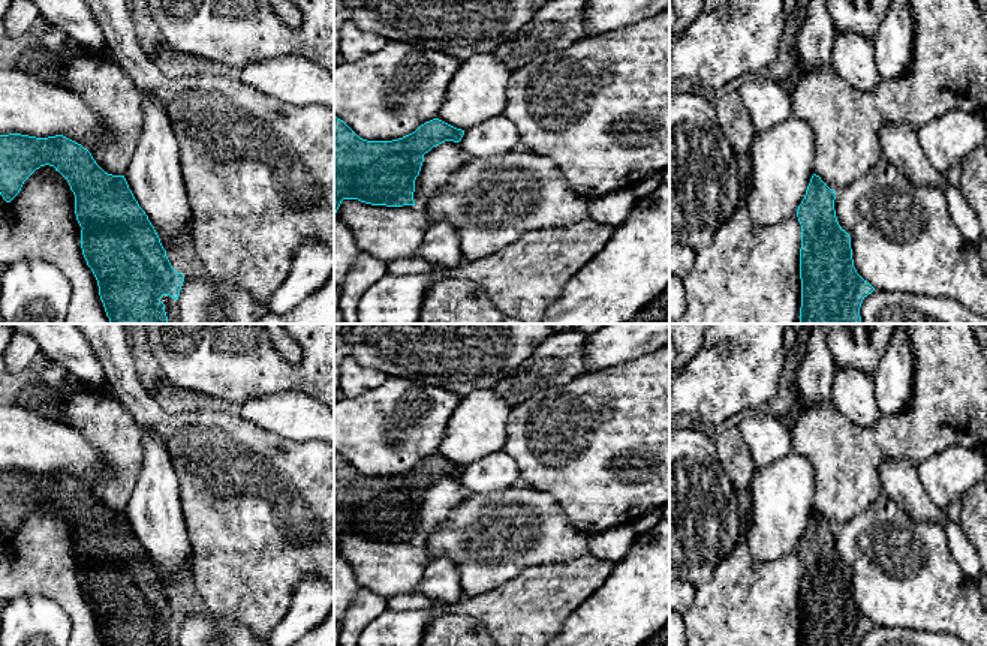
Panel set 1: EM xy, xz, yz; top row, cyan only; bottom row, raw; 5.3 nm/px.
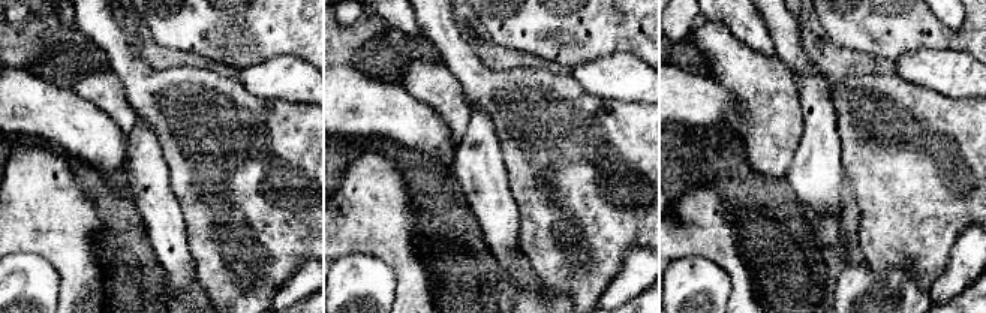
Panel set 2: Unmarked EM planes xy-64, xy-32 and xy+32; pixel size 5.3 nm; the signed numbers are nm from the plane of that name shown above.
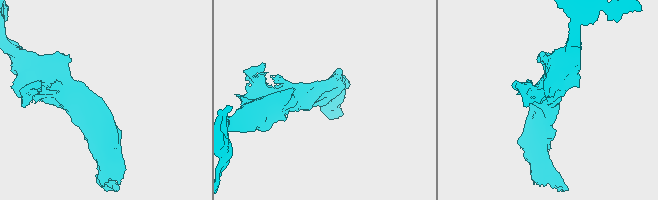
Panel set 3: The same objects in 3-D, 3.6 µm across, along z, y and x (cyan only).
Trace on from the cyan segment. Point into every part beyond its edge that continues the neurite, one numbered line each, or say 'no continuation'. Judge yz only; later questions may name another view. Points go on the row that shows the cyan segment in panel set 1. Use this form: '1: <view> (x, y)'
no continuation

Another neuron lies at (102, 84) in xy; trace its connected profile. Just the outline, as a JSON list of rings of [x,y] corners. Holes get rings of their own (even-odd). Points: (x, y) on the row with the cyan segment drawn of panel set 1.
[[[51,25],[39,34],[39,46],[64,61],[61,85],[78,94],[115,138],[111,144],[99,144],[88,150],[93,159],[105,172],[124,175],[144,129],[142,93],[114,60],[87,55],[79,48],[70,48],[67,39],[63,30]]]

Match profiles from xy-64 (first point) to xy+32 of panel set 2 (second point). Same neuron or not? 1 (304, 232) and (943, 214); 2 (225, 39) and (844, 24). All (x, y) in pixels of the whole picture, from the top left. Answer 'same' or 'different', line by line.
1: same
2: same

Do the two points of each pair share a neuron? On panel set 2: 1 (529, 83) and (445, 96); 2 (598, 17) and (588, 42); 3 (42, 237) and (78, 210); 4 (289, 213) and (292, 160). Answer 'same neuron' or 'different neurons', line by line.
1: different neurons
2: same neuron
3: same neuron
4: same neuron

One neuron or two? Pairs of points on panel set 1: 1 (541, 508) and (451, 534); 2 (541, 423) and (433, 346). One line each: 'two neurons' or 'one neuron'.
1: one neuron
2: two neurons

